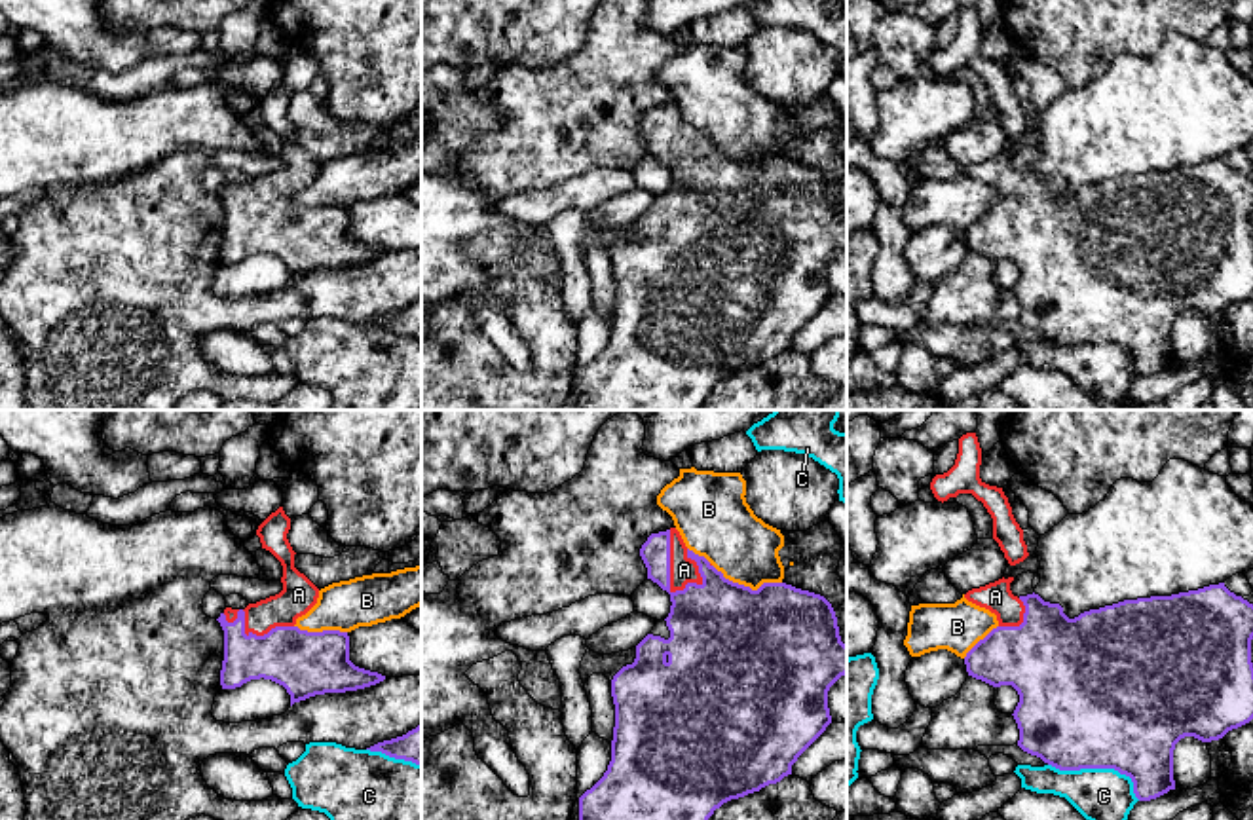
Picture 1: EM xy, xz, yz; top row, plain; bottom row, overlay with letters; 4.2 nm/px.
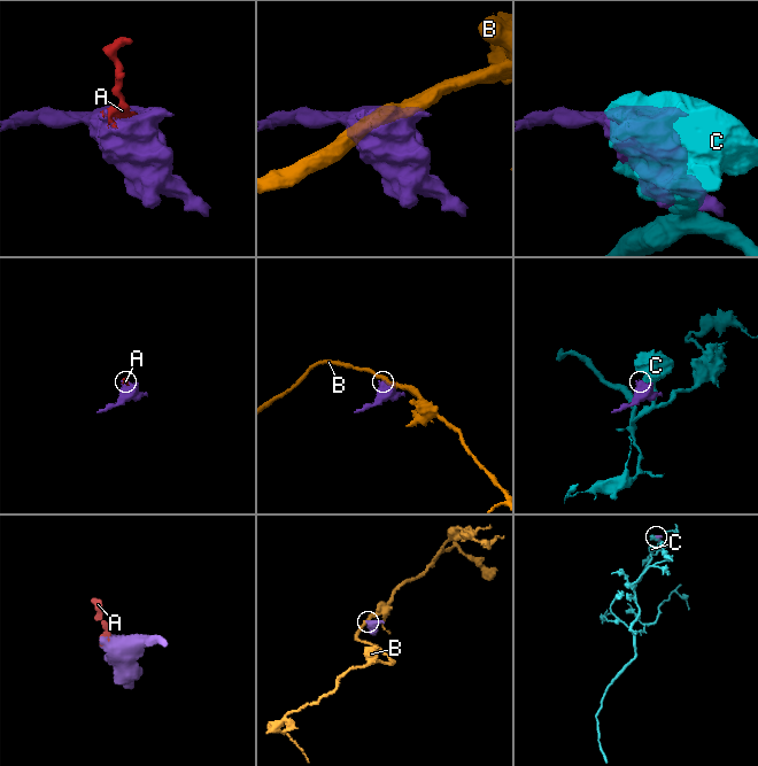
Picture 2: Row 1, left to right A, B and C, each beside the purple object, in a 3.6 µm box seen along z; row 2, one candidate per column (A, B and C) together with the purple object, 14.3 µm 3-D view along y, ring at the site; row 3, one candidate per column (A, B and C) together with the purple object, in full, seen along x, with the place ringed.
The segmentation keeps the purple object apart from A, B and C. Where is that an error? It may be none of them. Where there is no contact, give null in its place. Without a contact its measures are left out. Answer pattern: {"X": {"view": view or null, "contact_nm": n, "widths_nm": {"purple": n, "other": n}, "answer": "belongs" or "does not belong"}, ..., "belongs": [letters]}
{"A": {"view": "xz", "contact_nm": 280, "widths_nm": {"purple": 320, "other": 120}, "answer": "belongs"}, "B": {"view": "xz", "contact_nm": 420, "widths_nm": {"purple": 480, "other": 300}, "answer": "does not belong"}, "C": {"view": "yz", "contact_nm": 420, "widths_nm": {"purple": 500, "other": 240}, "answer": "does not belong"}, "belongs": ["A"]}

